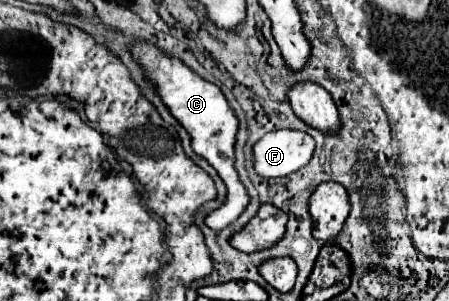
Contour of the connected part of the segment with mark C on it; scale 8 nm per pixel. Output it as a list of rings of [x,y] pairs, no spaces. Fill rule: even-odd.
[[[144,41],[134,45],[132,53],[144,65],[150,81],[156,85],[156,89],[158,89],[162,101],[168,105],[170,113],[190,133],[192,149],[200,157],[204,157],[218,171],[222,181],[226,183],[226,187],[228,187],[226,203],[206,217],[206,225],[210,229],[214,229],[216,233],[226,229],[226,225],[230,225],[234,219],[238,219],[244,213],[244,209],[248,207],[248,203],[250,203],[250,195],[248,195],[246,187],[242,185],[242,181],[238,177],[238,171],[234,167],[234,145],[236,145],[236,133],[238,133],[238,117],[236,117],[236,113],[228,105],[228,101],[226,101],[226,97],[224,97],[224,93],[220,91],[218,85],[198,77],[182,61],[176,61],[172,57],[162,55],[154,45],[144,43]]]

